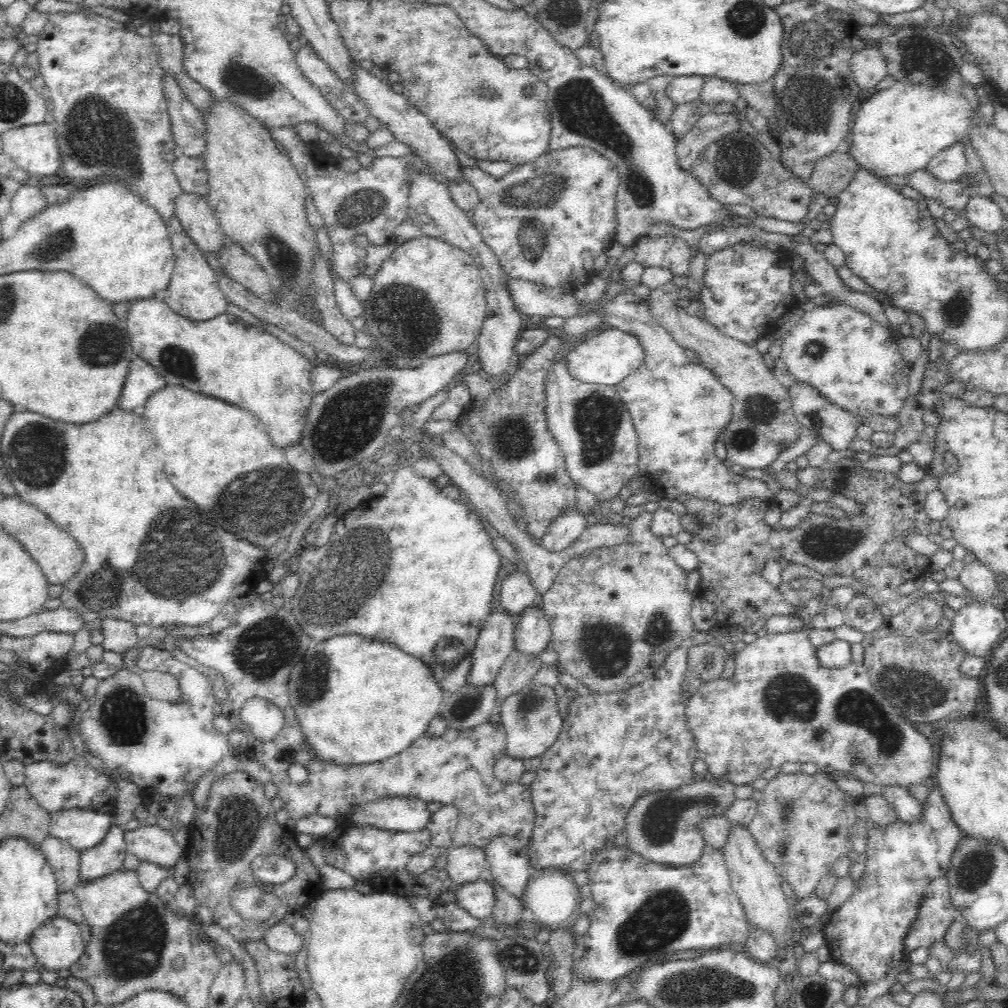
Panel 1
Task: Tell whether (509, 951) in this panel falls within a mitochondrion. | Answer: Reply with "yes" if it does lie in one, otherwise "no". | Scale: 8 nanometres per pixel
no

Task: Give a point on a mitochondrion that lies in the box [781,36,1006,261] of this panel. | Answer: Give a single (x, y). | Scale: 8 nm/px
(915, 58)

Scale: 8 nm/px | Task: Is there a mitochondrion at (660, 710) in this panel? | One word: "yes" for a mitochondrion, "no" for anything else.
no

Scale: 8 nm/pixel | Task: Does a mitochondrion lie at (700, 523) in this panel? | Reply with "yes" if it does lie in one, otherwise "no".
no

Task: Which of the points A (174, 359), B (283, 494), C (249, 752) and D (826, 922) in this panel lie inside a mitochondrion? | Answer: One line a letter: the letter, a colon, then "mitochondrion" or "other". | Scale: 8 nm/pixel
A: mitochondrion
B: mitochondrion
C: other
D: other

